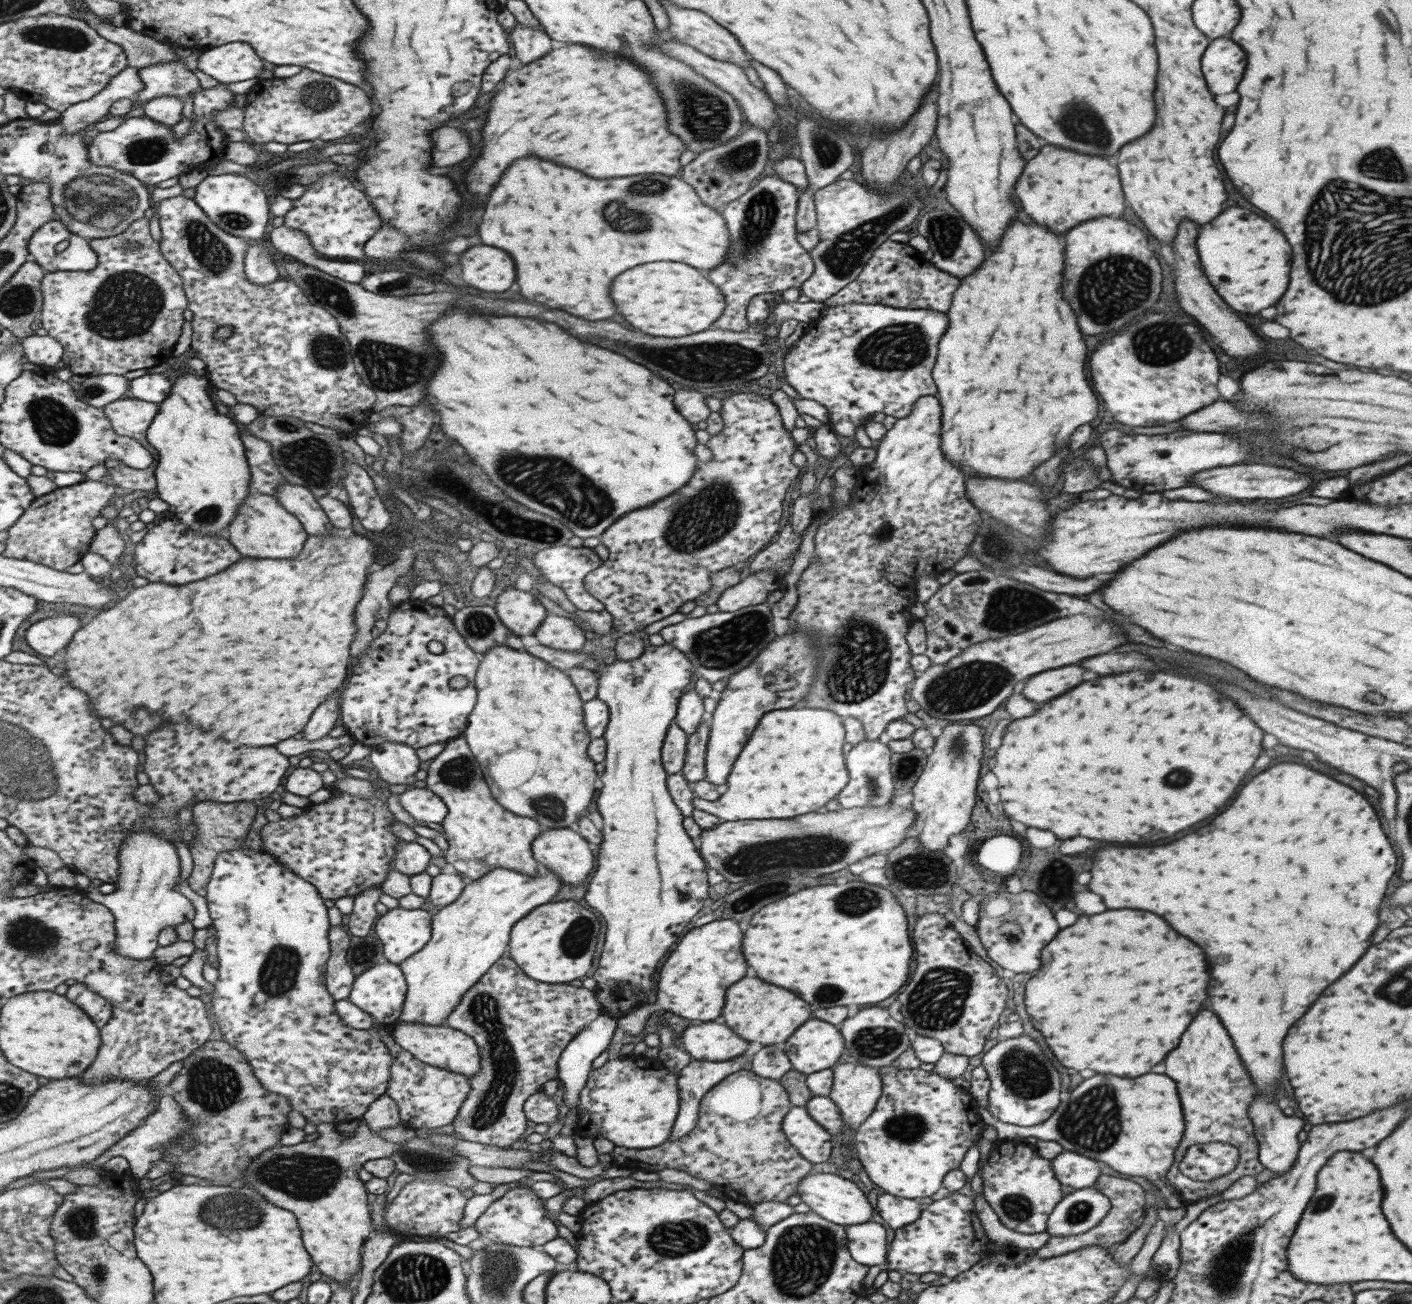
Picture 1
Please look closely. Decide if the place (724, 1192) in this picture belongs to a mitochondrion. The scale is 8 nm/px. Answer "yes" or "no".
no

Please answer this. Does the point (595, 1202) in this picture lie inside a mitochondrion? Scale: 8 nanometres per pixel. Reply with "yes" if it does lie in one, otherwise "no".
no

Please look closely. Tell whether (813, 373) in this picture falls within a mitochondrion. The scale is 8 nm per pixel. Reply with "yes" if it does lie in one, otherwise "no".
no

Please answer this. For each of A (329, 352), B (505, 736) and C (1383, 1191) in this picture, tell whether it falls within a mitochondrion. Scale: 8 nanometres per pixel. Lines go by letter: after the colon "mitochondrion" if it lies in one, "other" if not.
A: mitochondrion
B: other
C: other

